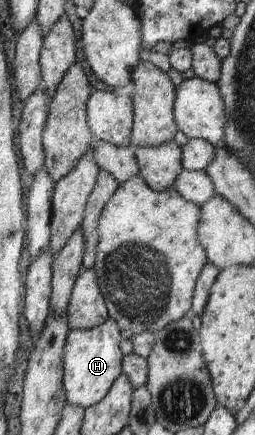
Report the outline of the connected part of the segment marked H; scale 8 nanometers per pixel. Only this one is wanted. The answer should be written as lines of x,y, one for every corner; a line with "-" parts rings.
110,318
93,329
71,330
67,334
63,348
63,385
68,403
86,410
108,394
110,387
122,373
123,355
119,345
122,340
116,321

